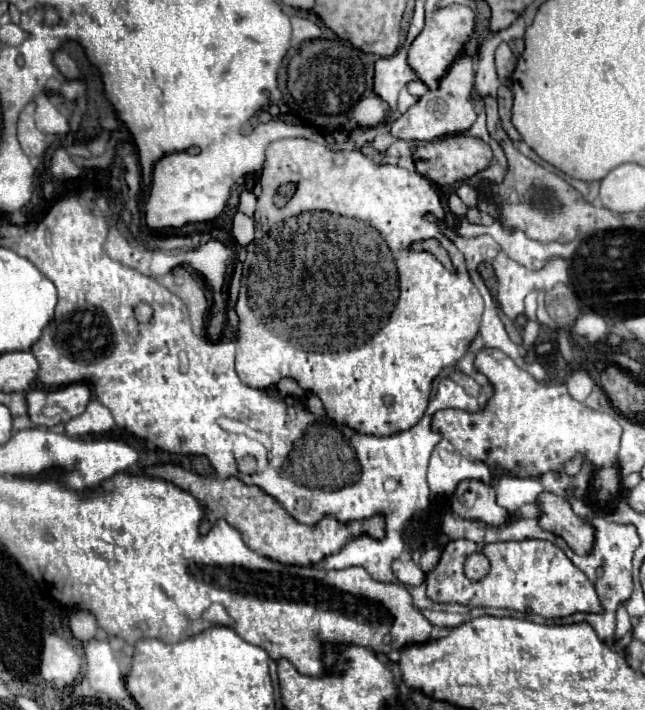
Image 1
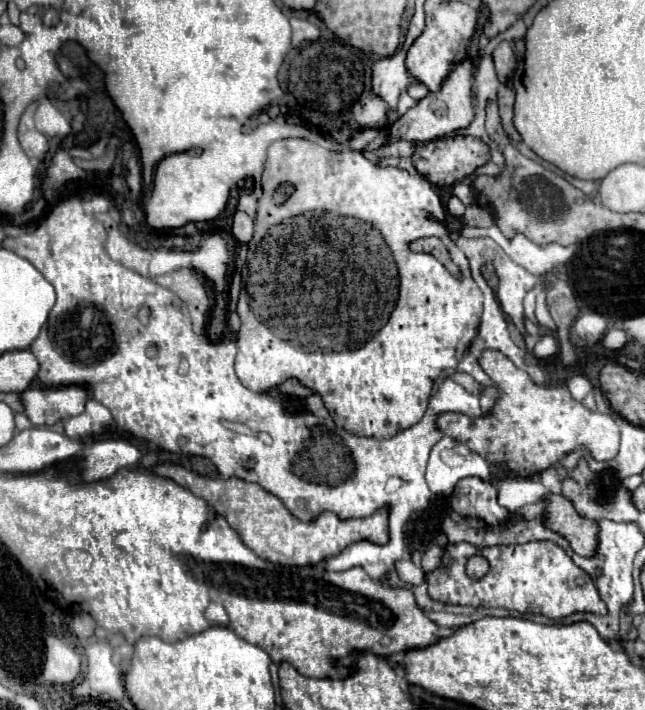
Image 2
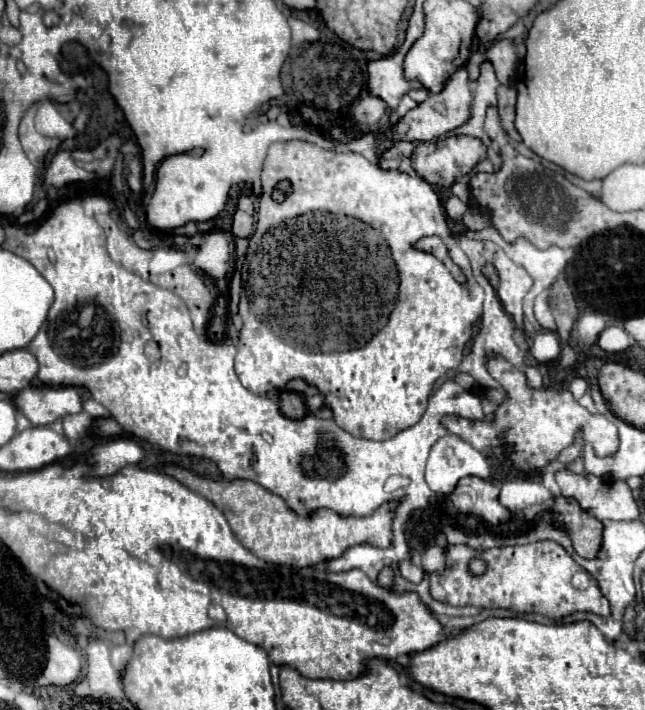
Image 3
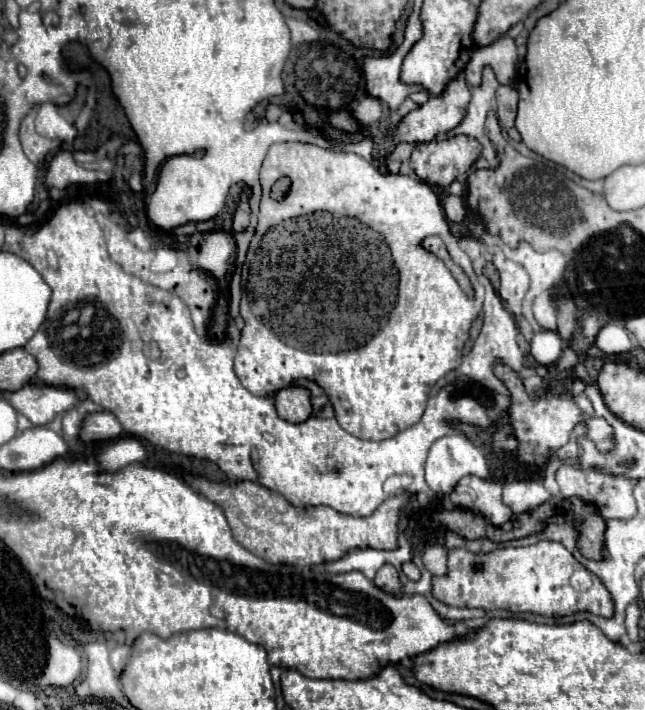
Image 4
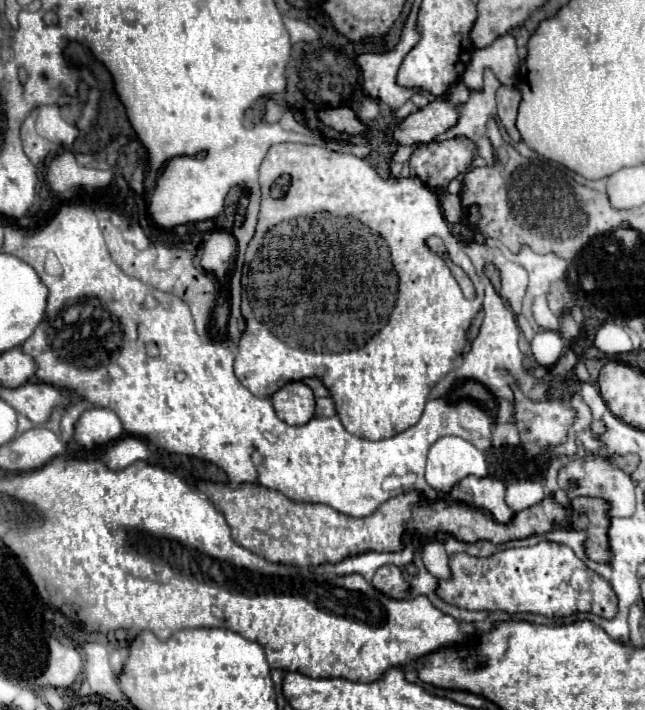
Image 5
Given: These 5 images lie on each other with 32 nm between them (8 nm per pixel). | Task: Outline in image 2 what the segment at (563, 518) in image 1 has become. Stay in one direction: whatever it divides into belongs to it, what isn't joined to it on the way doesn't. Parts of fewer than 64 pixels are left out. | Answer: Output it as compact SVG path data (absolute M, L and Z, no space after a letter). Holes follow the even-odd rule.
M546 496L544 526L564 536L578 556L592 556L596 550L598 528L594 520L586 520L576 514L570 500L564 496Z

